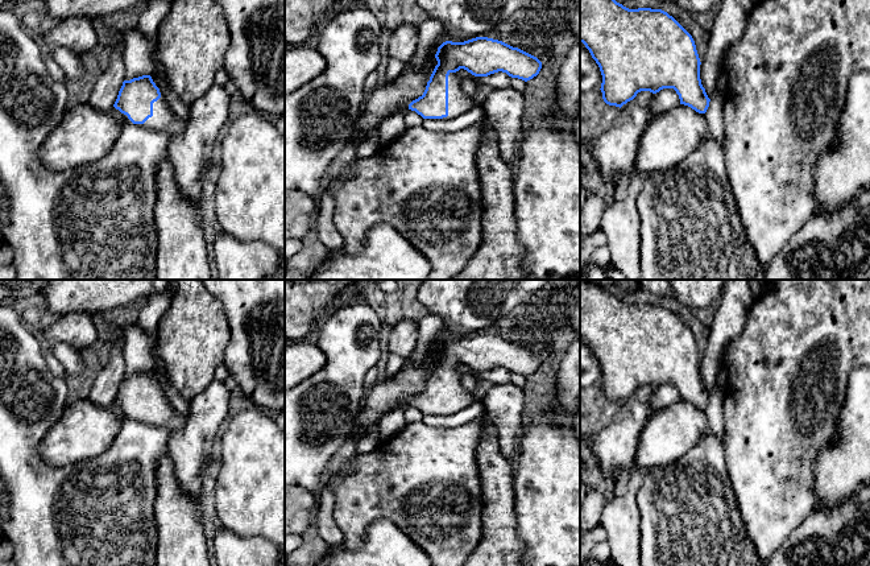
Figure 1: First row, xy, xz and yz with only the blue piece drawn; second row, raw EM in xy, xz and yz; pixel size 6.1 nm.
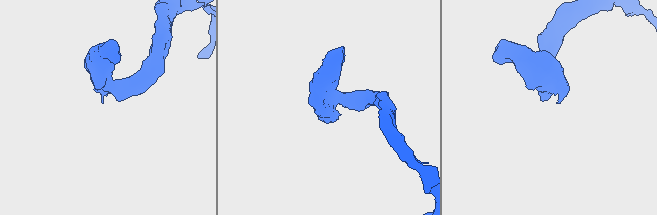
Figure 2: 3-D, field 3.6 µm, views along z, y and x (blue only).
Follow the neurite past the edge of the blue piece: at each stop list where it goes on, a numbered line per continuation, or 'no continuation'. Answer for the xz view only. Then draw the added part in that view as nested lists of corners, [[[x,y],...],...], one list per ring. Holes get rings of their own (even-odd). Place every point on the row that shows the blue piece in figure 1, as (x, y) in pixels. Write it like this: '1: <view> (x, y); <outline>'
1: xz (459, 103); [[[459,71],[448,75],[448,119],[464,115],[477,104],[471,95],[467,95],[461,88],[461,78]]]

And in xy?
1: xy (164, 119); [[[161,96],[153,103],[153,116],[138,125],[157,132],[166,132],[171,140],[183,132],[186,120],[179,119]]]

